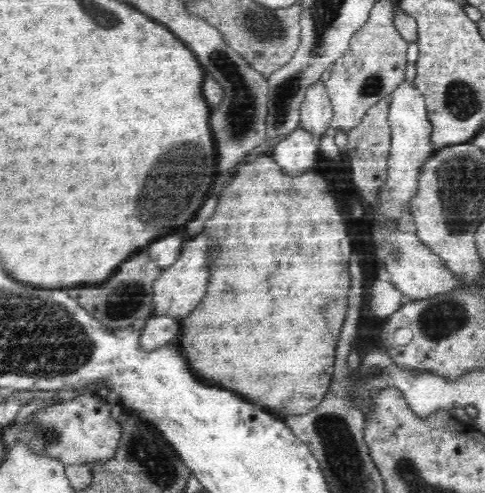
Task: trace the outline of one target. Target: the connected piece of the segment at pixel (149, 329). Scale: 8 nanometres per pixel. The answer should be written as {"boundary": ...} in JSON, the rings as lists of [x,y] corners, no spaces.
{"boundary":[[[153,315],[145,322],[139,336],[139,348],[143,350],[156,349],[180,334],[180,318]]]}

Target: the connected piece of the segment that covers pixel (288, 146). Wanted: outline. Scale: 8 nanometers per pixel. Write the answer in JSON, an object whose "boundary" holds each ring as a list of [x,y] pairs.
{"boundary":[[[302,126],[276,144],[274,150],[270,150],[270,154],[282,167],[282,171],[292,177],[316,169],[316,163],[321,158],[319,146]]]}

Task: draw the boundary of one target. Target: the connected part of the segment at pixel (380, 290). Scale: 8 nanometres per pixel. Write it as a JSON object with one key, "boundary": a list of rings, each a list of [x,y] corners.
{"boundary":[[[380,277],[372,284],[368,306],[371,312],[376,314],[376,318],[384,318],[385,321],[393,311],[397,311],[402,306],[402,295],[391,280]]]}

